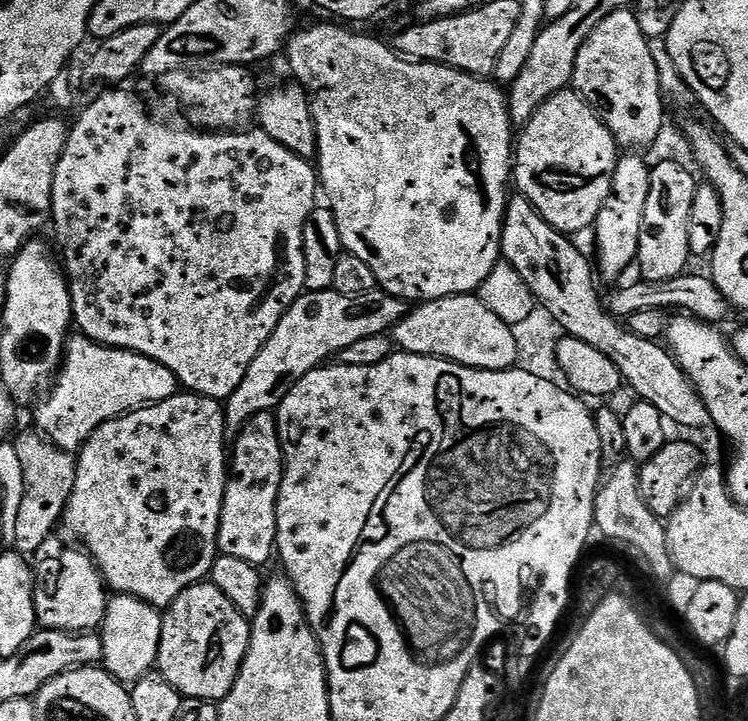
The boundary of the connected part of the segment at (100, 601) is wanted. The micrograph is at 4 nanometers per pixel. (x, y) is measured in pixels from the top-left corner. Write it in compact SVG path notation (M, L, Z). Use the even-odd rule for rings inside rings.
M51 538L34 556L34 610L41 629L91 632L104 622L104 611L110 599L105 582L96 568L96 561L83 547L75 547Z

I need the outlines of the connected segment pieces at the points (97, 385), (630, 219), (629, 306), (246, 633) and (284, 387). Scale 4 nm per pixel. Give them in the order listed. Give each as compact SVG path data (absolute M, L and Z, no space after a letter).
M76 334L65 347L64 359L50 391L35 405L35 427L64 452L76 454L98 426L138 408L162 402L177 392L176 376L166 370L166 366L137 352L105 348Z
M624 154L617 159L616 169L610 182L610 198L602 202L602 210L594 225L596 232L596 256L594 264L599 275L616 280L628 267L636 264L640 231L644 225L644 207L650 195L652 168L640 154Z
M685 272L683 275L675 276L666 282L638 280L636 284L620 288L608 296L606 294L604 303L606 310L619 320L626 320L635 313L641 313L642 310L680 308L676 310L713 326L720 326L729 318L730 314L732 315L731 304L716 288L711 277L707 275L696 276L691 272Z
M211 582L192 584L163 613L162 638L156 659L161 676L189 700L219 702L230 694L248 653L252 637L249 617L243 616Z
M380 288L359 298L346 298L332 289L303 293L288 308L274 334L255 356L246 372L246 378L238 384L234 394L225 400L223 409L227 431L235 434L250 418L278 408L289 390L306 373L339 355L342 349L359 339L391 331L409 310L407 301Z

